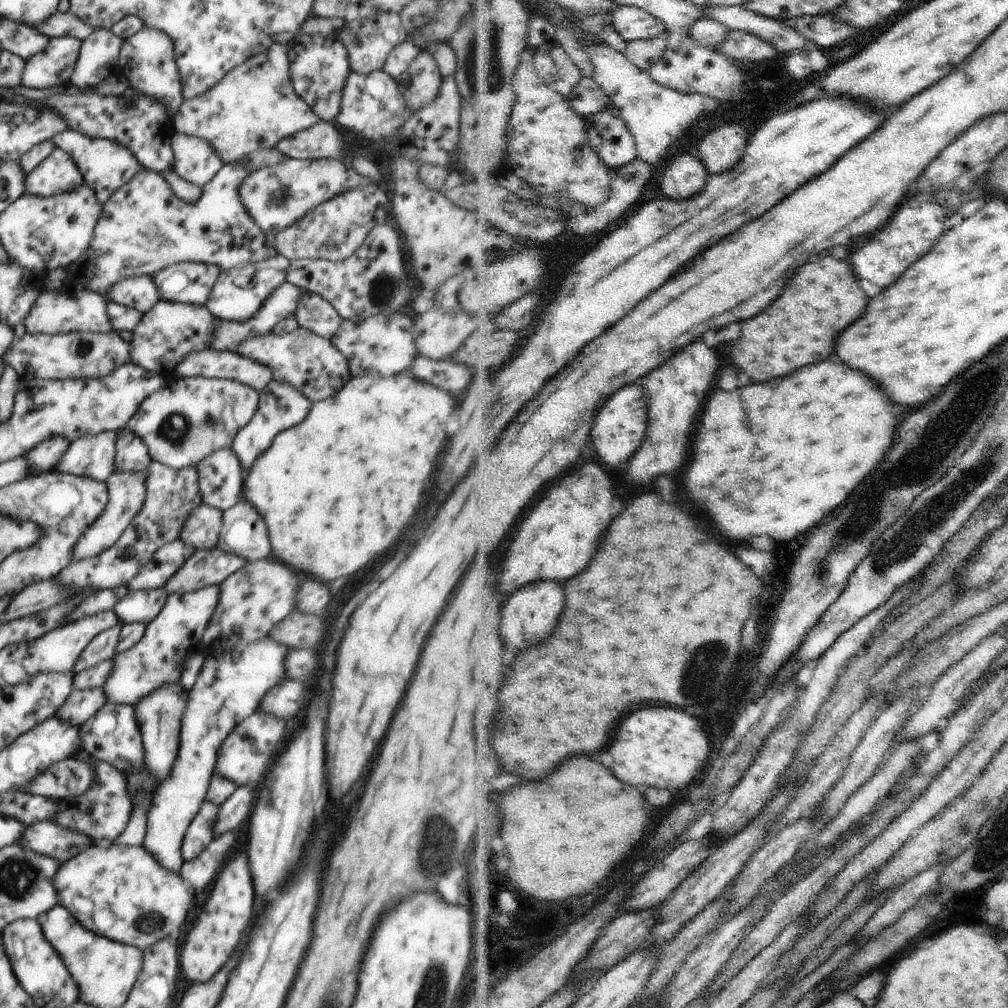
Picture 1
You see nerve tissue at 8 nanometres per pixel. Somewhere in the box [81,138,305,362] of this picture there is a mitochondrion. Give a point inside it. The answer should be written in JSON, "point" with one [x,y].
{"point":[279,198]}

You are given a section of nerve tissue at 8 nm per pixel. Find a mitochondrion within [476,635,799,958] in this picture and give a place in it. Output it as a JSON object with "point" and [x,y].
{"point":[696,673]}

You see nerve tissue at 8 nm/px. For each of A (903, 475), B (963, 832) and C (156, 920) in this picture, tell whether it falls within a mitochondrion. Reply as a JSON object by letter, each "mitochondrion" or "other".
{"A":"mitochondrion","B":"mitochondrion","C":"mitochondrion"}

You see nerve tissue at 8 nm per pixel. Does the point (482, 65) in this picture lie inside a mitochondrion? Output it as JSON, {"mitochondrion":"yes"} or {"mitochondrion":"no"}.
{"mitochondrion":"yes"}

